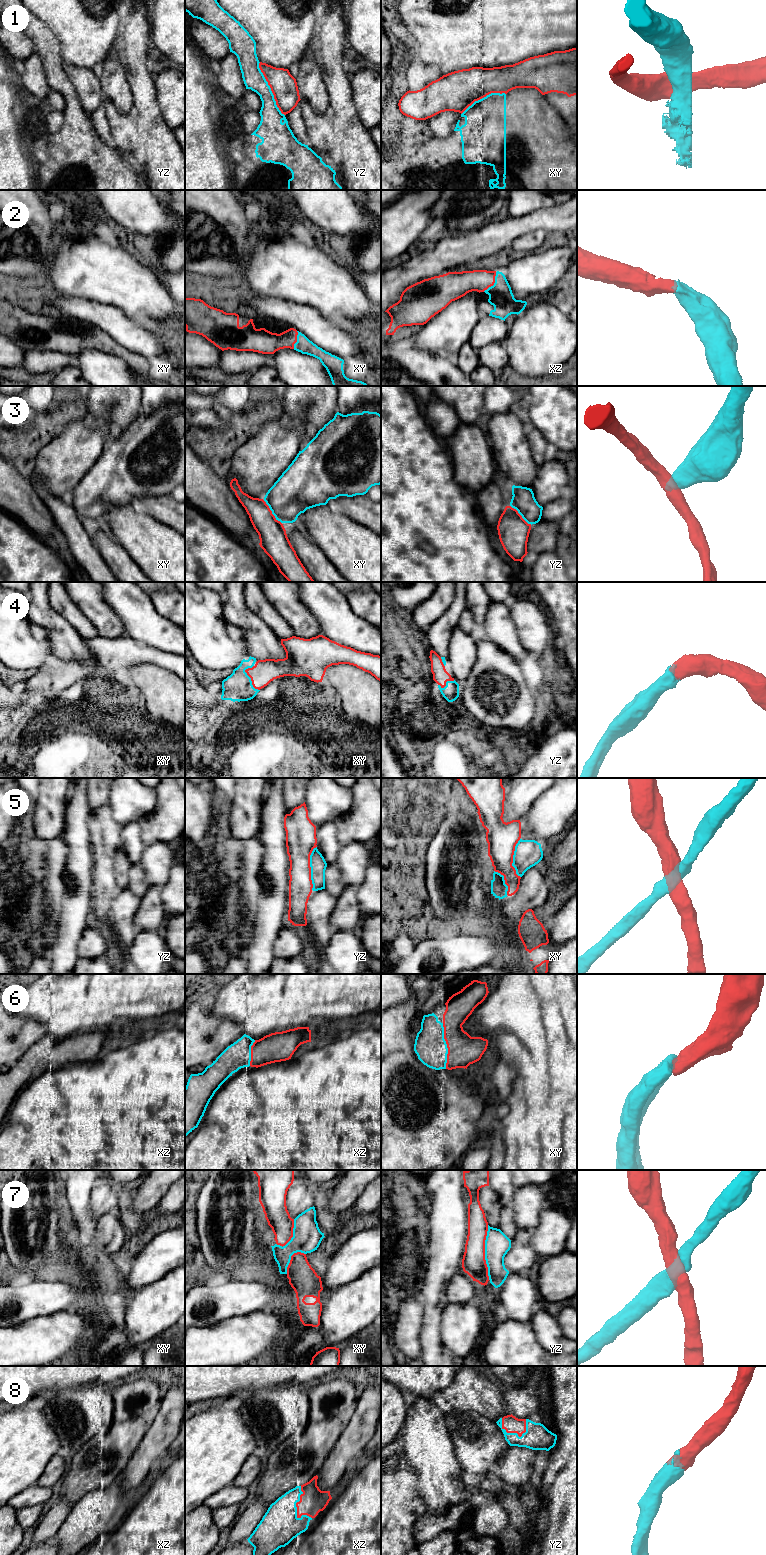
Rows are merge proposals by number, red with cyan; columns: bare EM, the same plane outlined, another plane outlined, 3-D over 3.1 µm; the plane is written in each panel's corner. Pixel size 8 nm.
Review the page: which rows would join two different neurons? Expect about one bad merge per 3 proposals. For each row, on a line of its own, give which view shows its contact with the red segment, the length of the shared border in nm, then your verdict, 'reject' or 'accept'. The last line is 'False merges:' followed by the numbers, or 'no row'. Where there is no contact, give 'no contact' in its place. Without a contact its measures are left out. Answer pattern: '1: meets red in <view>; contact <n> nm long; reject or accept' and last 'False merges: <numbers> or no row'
1: meets red in yz; contact 480 nm long; reject
2: meets red in xz; contact 190 nm long; accept
3: meets red in xy; contact 240 nm long; reject
4: meets red in xy; contact 220 nm long; accept
5: meets red in yz; contact 360 nm long; reject
6: meets red in xy; contact 360 nm long; accept
7: meets red in yz; contact 440 nm long; reject
8: meets red in yz; contact 240 nm long; accept
False merges: 1, 3, 5, 7

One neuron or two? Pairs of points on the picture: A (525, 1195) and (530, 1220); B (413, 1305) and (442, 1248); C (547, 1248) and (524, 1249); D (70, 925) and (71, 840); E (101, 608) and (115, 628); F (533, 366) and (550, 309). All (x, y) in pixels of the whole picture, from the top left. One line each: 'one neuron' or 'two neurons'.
A: one neuron
B: two neurons
C: two neurons
D: one neuron
E: one neuron
F: one neuron

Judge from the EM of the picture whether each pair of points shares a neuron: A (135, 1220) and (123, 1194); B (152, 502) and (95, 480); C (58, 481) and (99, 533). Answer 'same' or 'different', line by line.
A: same
B: different
C: different

